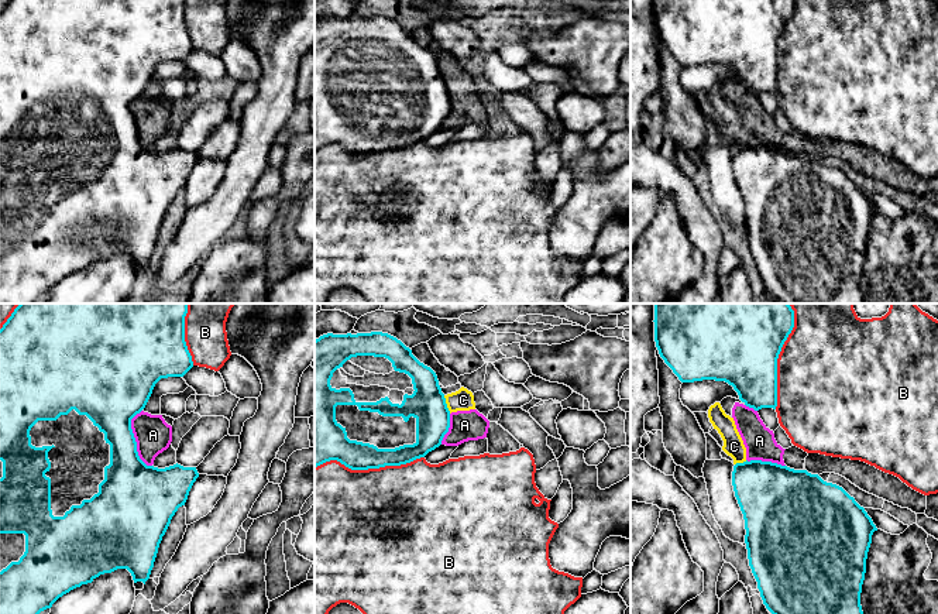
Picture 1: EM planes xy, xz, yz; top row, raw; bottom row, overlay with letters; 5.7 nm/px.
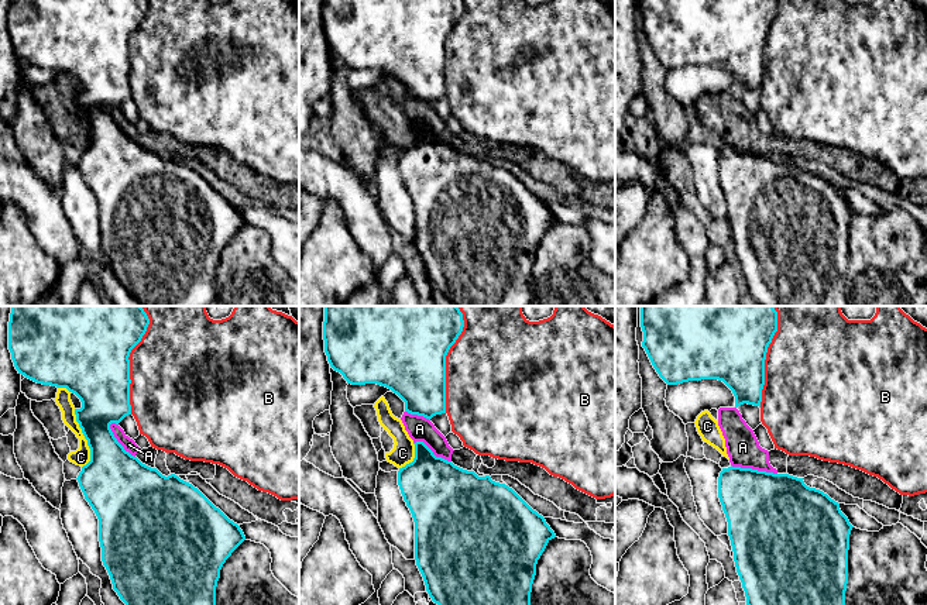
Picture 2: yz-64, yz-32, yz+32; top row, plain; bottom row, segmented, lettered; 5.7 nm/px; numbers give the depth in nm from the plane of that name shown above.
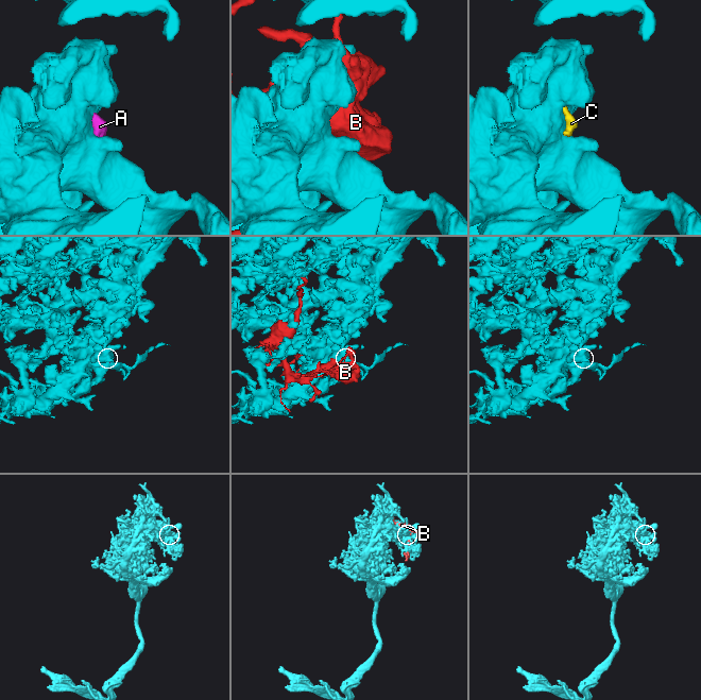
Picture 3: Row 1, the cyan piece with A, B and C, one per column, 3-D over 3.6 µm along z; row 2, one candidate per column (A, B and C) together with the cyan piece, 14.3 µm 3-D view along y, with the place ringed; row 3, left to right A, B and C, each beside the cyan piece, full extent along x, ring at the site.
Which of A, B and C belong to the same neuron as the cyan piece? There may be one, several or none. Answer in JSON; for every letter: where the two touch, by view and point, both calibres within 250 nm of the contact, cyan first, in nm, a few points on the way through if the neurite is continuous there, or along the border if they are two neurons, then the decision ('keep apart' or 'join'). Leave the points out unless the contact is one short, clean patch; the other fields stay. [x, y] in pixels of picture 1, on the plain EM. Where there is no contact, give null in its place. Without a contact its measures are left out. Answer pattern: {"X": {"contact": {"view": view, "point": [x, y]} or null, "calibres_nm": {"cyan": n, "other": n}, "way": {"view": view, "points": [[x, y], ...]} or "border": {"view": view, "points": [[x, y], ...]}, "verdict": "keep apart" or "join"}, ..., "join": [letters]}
{"A": {"contact": {"view": "xy", "point": [134, 123]}, "calibres_nm": {"cyan": 300, "other": 200}, "border": {"view": "xy", "points": [[141, 93], [131, 103], [131, 116], [137, 139], [151, 150]]}, "verdict": "keep apart"}, "B": {"contact": {"view": "xz", "point": [368, 151]}, "calibres_nm": {"cyan": 190, "other": 480}, "verdict": "keep apart"}, "C": {"contact": {"view": "xz", "point": [446, 88]}, "calibres_nm": {"cyan": 200, "other": 130}, "border": {"view": "xz", "points": [[443, 79], [450, 96]]}, "verdict": "keep apart"}, "join": []}

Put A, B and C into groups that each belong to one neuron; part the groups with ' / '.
A C / B

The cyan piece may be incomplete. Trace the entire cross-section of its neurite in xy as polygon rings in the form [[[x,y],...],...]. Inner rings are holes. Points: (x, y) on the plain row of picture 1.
[[[10,0],[0,13],[0,303],[35,303],[38,298],[82,268],[127,253],[134,267],[150,263],[159,227],[172,200],[185,189],[199,161],[196,151],[147,150],[138,140],[131,103],[140,97],[161,62],[183,61],[193,51],[185,25],[185,0]]]

